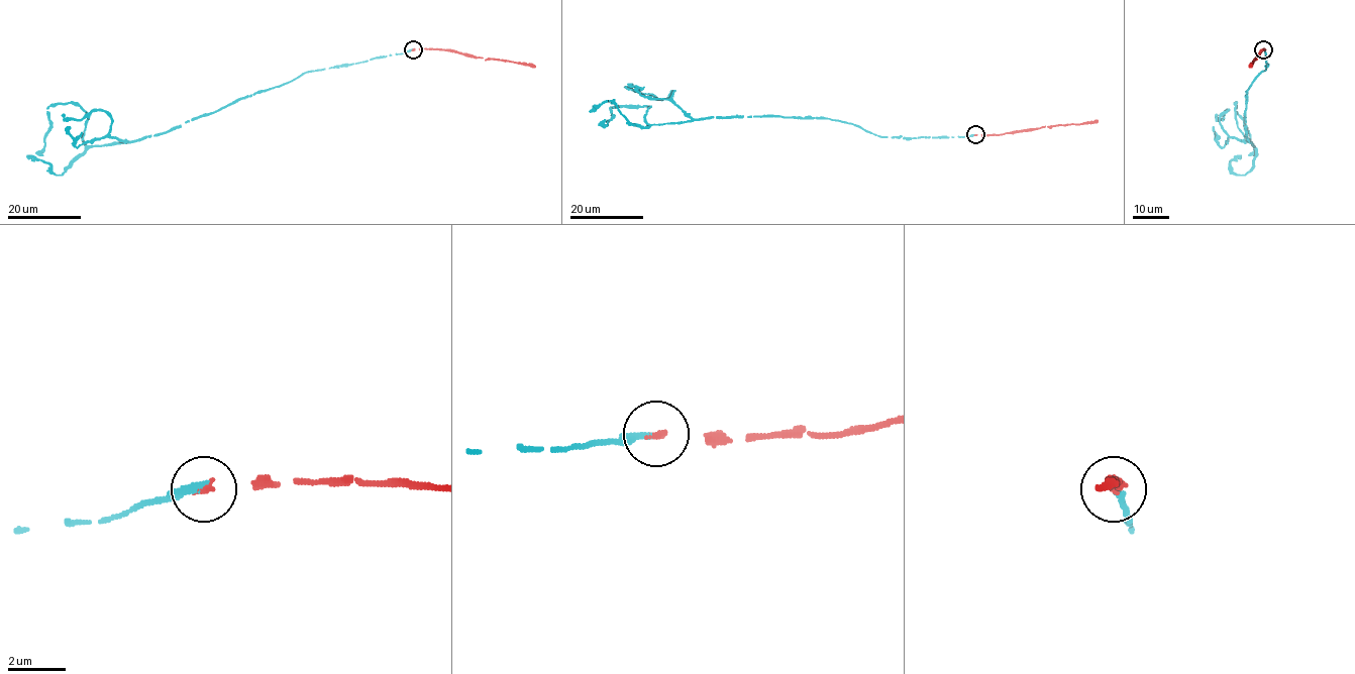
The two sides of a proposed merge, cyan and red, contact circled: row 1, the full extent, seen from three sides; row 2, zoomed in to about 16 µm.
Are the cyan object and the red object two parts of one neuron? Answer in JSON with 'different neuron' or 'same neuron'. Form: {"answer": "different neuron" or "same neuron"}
{"answer": "same neuron"}

